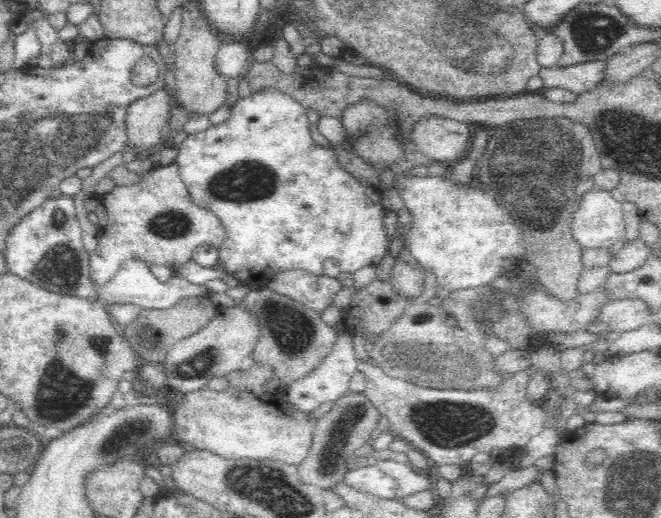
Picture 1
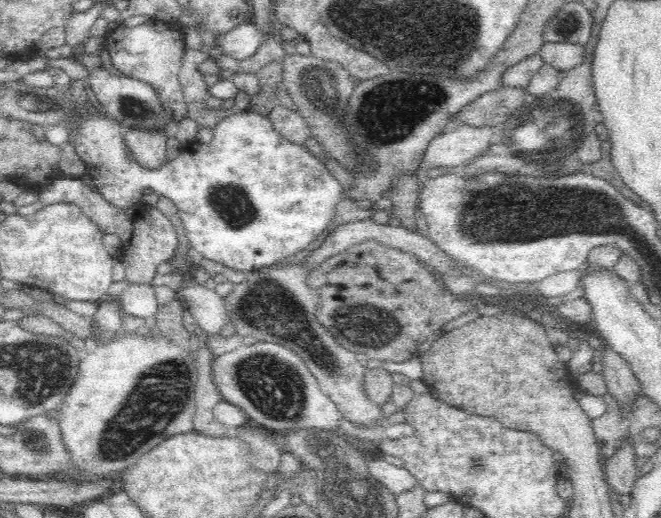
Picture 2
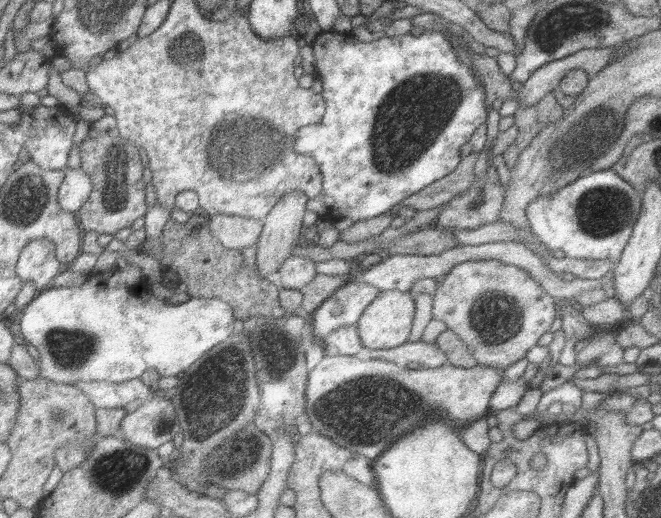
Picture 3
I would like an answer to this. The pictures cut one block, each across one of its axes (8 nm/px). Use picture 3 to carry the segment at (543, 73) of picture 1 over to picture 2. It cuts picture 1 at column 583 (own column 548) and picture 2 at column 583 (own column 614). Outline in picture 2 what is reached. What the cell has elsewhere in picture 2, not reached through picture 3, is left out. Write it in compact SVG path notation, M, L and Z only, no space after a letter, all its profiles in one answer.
M546 42L540 50L540 56L546 64L552 64L558 72L572 70L584 62L584 46L570 44L570 42Z

